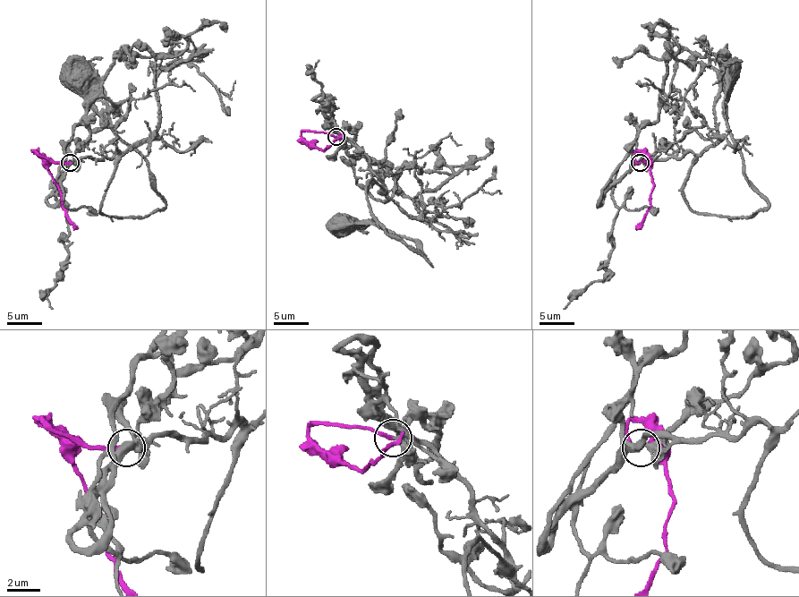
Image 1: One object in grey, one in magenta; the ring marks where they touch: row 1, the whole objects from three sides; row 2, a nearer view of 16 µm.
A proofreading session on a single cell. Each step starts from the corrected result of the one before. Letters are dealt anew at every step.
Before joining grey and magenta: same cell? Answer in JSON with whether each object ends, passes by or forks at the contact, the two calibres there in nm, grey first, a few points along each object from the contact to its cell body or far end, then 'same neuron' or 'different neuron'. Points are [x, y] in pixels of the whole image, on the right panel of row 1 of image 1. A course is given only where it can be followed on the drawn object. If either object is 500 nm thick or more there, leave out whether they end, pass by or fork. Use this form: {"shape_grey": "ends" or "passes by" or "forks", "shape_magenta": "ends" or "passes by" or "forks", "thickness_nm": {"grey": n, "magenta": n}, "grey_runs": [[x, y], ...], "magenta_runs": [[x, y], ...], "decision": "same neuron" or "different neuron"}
{"shape_grey": "forks", "shape_magenta": "ends", "thickness_nm": {"grey": 200, "magenta": 200}, "grey_runs": [[640, 162], [690, 151], [684, 186], [693, 211], [750, 217], [767, 206], [726, 122], [732, 80]], "magenta_runs": [[640, 162], [636, 162], [636, 151], [647, 160], [653, 186], [650, 208], [636, 230]], "decision": "same neuron"}

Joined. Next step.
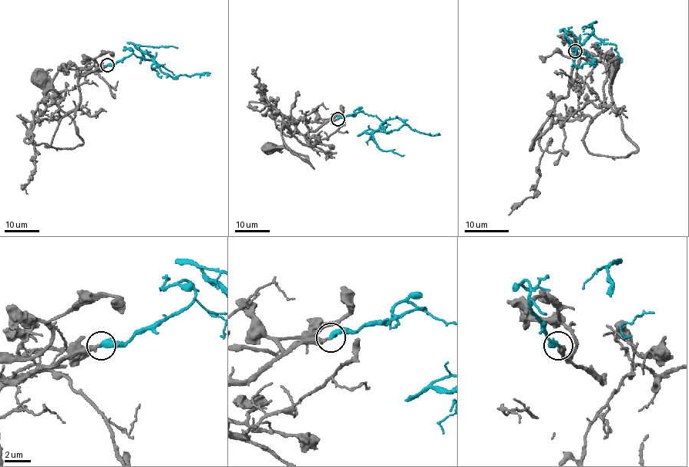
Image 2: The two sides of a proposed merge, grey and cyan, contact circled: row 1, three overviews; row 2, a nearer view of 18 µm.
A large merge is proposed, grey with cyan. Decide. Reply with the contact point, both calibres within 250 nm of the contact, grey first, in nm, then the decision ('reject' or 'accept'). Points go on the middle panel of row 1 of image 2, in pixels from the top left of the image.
at (337, 119); 320 nm thick on the grey side, 440 nm on the other; accept

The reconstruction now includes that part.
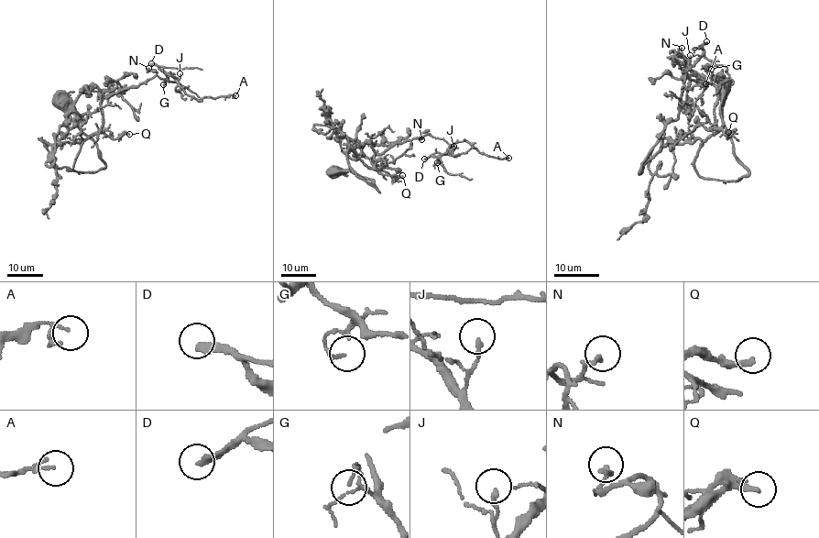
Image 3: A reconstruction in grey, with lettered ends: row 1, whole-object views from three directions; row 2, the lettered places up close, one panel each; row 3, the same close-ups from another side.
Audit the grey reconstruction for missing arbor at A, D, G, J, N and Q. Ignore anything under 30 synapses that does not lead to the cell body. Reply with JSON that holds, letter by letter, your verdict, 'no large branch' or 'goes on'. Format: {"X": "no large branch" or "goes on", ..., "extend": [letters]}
{"A": "no large branch", "D": "no large branch", "G": "no large branch", "J": "no large branch", "N": "no large branch", "Q": "goes on", "extend": ["Q"]}

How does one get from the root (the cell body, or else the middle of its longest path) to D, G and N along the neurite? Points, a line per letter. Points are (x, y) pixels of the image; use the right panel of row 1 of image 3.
D: (726, 93), (739, 181), (694, 166), (717, 129), (717, 90), (675, 58), (692, 65), (706, 41)
G: (726, 93), (739, 181), (694, 166), (717, 129), (717, 90), (675, 58), (711, 69)
N: (726, 93), (739, 181), (695, 169), (717, 90), (680, 68), (682, 48)

